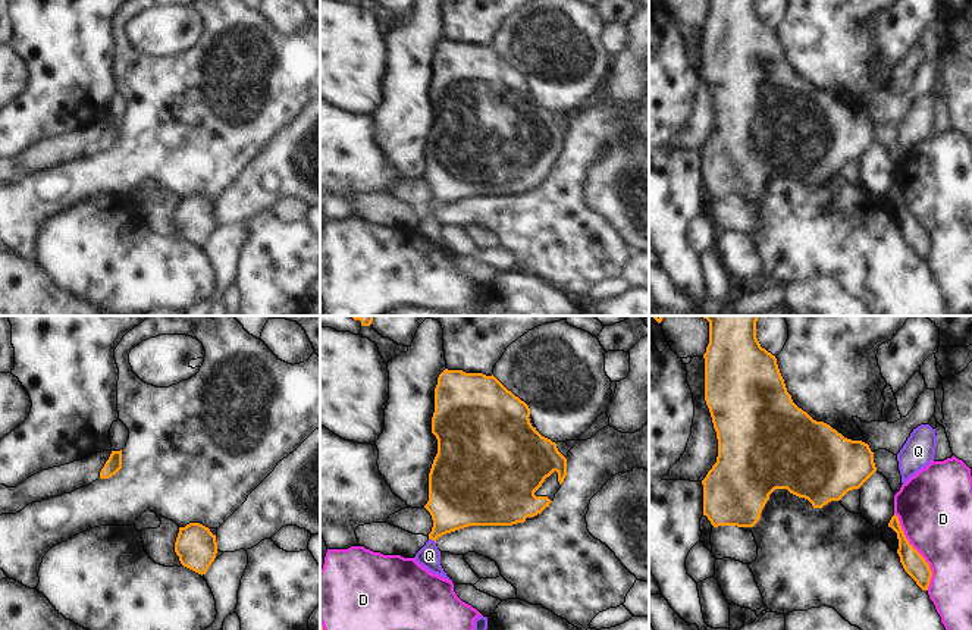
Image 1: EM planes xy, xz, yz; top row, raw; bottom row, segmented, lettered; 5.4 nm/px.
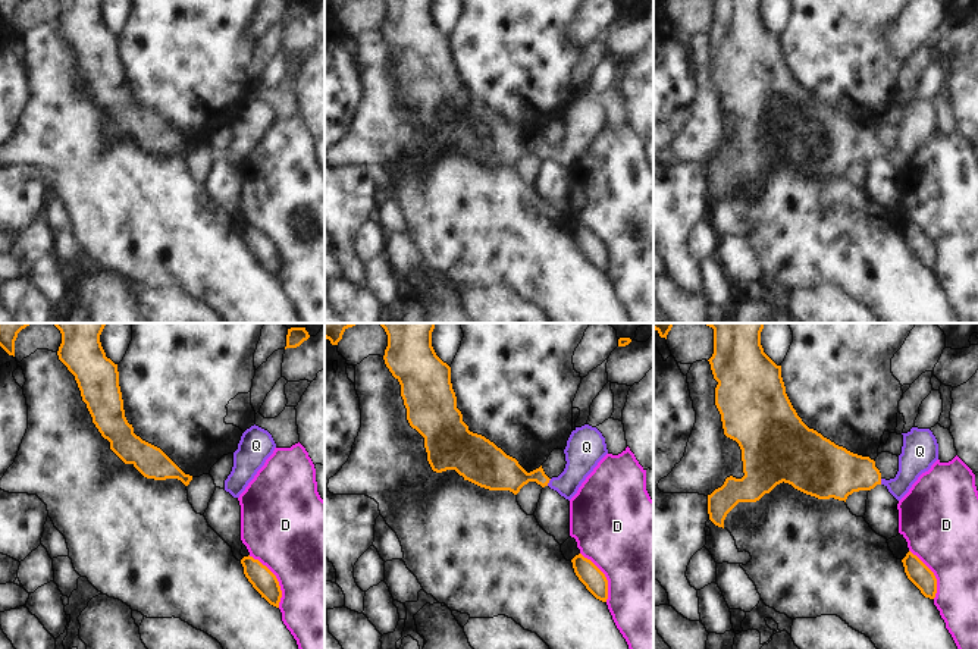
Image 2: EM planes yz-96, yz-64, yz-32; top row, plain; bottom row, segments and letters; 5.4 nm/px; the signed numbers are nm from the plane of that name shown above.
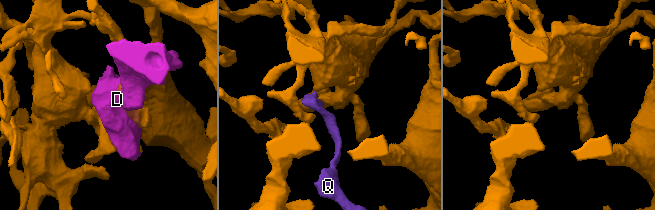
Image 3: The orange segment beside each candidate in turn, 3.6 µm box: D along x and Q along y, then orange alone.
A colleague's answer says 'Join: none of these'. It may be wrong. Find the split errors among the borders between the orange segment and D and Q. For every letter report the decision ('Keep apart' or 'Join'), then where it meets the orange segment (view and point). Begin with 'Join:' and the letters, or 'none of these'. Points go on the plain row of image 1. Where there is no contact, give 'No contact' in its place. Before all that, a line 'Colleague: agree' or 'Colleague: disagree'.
Colleague: disagree
Join: Q
D: Keep apart. Touches orange at yz (916, 222)
Q: Join. Touches orange at xz (432, 210)

